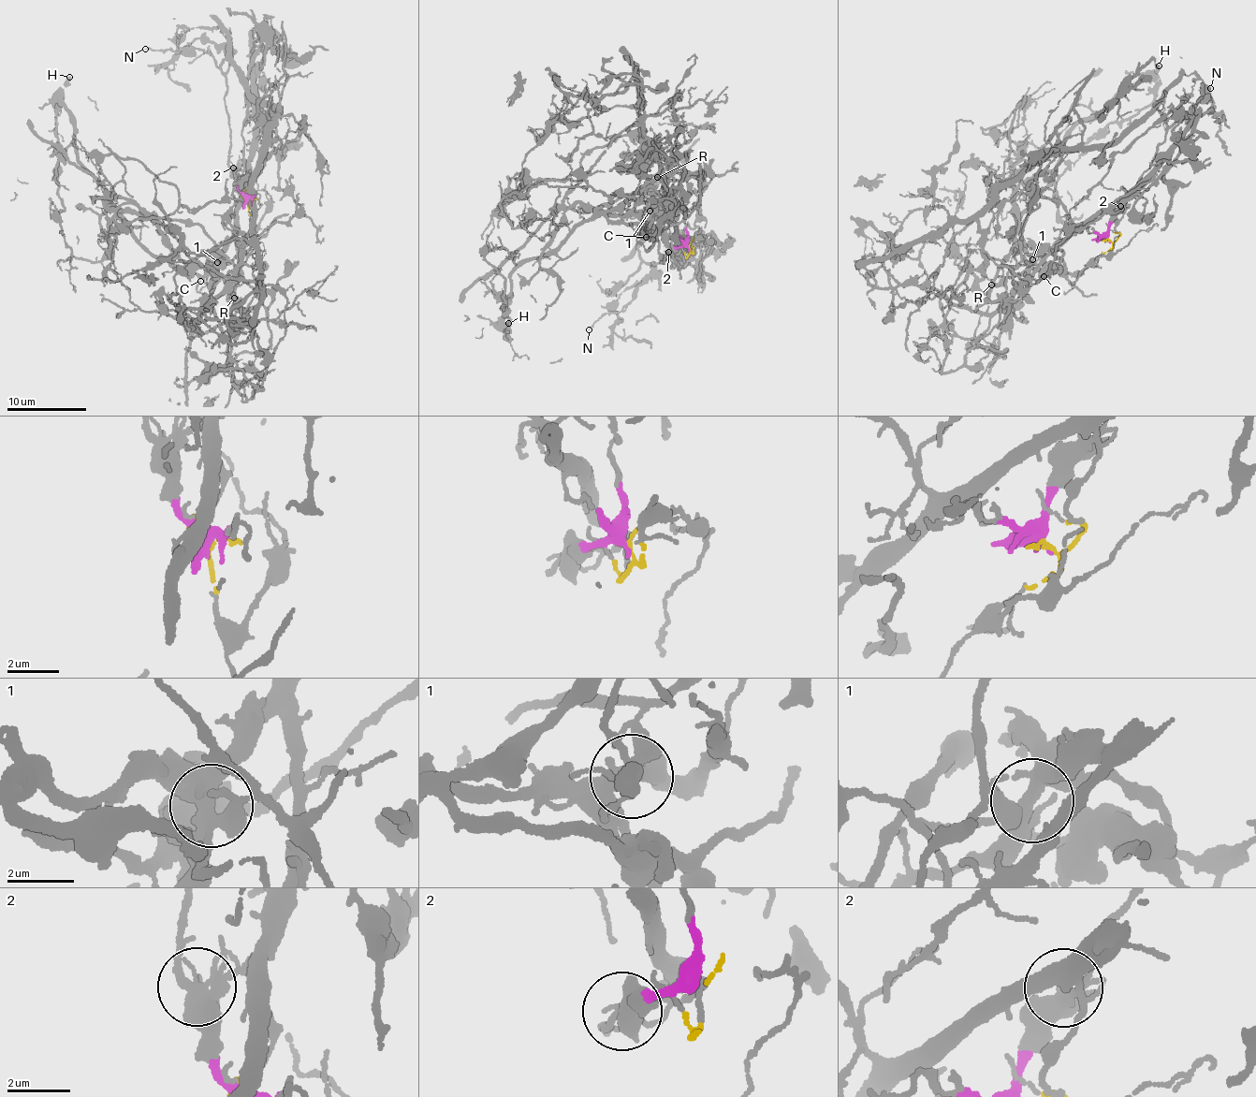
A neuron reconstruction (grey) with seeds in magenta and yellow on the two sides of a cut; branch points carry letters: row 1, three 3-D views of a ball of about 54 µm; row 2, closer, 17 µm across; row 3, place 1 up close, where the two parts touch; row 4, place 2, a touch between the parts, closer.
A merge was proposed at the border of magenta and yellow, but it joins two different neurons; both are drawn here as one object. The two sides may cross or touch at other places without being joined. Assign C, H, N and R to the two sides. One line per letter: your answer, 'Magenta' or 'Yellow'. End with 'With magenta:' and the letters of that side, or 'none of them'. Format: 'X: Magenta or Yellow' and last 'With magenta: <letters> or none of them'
C: Yellow
H: Yellow
N: Magenta
R: Yellow
With magenta: N

